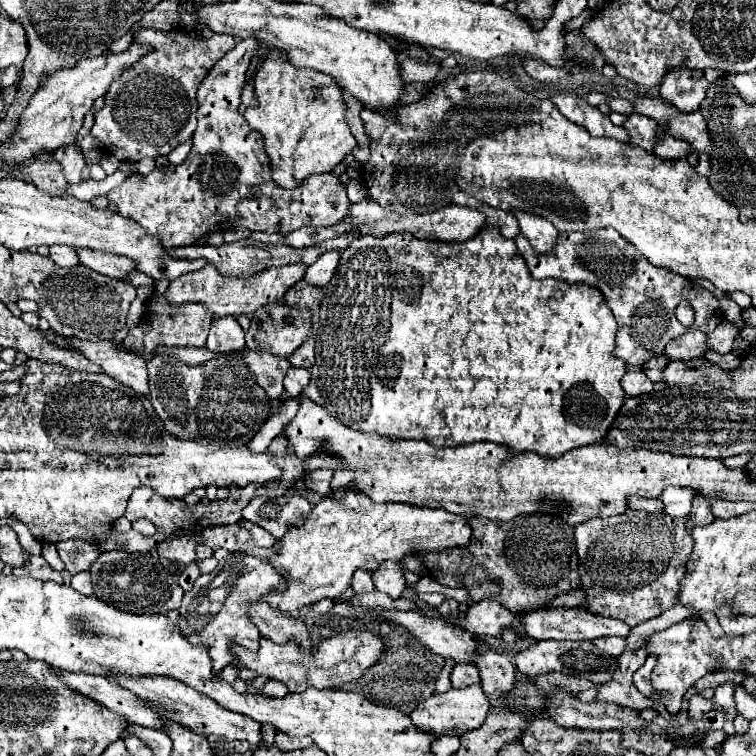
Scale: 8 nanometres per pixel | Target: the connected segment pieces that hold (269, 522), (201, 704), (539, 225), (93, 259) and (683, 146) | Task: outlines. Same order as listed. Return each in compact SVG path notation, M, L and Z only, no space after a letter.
M292 496L286 502L264 502L254 498L244 508L244 520L250 520L264 530L268 530L274 538L282 538L288 532L288 526L302 526L304 518L310 512L310 502L302 496Z
M150 676L150 678L116 678L116 682L122 688L132 690L136 696L150 700L156 708L164 708L170 712L170 718L174 722L180 722L182 726L192 728L194 732L202 736L218 734L228 740L248 740L252 746L260 744L260 724L248 716L224 710L216 700L200 694L198 690L192 690L184 686L182 682L176 682L174 678L164 678L164 676Z
M514 214L522 234L528 238L528 242L534 246L536 252L546 254L552 250L558 238L558 230L544 218L536 218L536 214Z
M78 250L78 258L84 266L92 268L94 272L100 272L100 274L112 276L112 278L120 278L120 280L136 270L136 264L130 258L108 254L108 252Z
M666 136L660 144L656 144L654 148L656 156L660 158L668 158L668 160L674 160L674 158L688 158L692 148L688 142L682 142L682 140L676 140L676 138L670 138Z

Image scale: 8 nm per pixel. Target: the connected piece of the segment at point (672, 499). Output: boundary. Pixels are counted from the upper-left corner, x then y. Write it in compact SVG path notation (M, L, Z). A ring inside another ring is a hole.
M668 486L668 490L664 490L664 494L662 494L664 512L670 516L688 516L694 496L696 496L696 492L690 488Z

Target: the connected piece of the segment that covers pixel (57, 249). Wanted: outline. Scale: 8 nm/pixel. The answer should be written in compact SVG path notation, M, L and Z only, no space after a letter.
M52 246L50 248L50 258L58 266L62 266L62 268L70 268L70 266L76 266L78 264L78 260L76 260L74 254L76 254L76 248L70 248L70 246Z

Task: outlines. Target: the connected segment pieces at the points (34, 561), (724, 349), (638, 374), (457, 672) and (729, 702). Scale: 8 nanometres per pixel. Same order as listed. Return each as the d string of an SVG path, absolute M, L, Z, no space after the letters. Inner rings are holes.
M32 556L30 562L26 562L22 568L14 568L12 574L14 576L30 576L30 578L36 578L36 580L54 580L54 582L62 584L60 572L52 570L50 564L42 556Z
M722 318L720 326L716 326L716 330L708 334L708 348L716 350L720 354L728 354L732 350L732 344L738 334L740 334L740 328L732 320Z
M642 368L636 370L628 370L622 378L622 388L626 392L626 396L640 396L646 392L652 392L654 384L648 380L648 376L644 374Z
M458 662L452 670L450 680L452 680L452 688L466 688L480 684L480 674L476 666L468 666L468 662Z
M724 682L724 684L718 684L716 686L716 694L714 694L714 704L716 706L722 706L722 708L730 708L734 706L734 690L736 686L732 682Z

